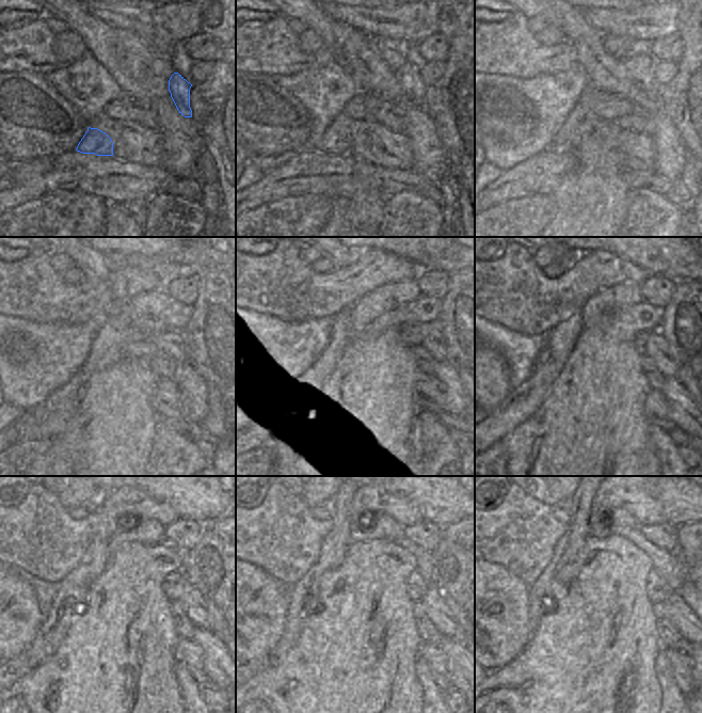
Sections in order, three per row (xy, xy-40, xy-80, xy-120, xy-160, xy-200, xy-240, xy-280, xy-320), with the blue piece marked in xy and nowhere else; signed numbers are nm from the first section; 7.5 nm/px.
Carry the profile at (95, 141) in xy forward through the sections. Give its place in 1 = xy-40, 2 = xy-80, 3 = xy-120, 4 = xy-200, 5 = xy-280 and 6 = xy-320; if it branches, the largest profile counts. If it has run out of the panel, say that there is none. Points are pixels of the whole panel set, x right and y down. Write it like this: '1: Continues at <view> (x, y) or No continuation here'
1: Continues at xy-40 (337, 140)
2: Continues at xy-80 (581, 122)
3: Continues at xy-120 (140, 317)
4: Continues at xy-200 (626, 294)
5: Continues at xy-280 (366, 525)
6: Continues at xy-320 (604, 522)

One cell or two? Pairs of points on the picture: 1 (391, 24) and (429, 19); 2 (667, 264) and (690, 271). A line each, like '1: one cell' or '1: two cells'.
1: one cell
2: two cells

